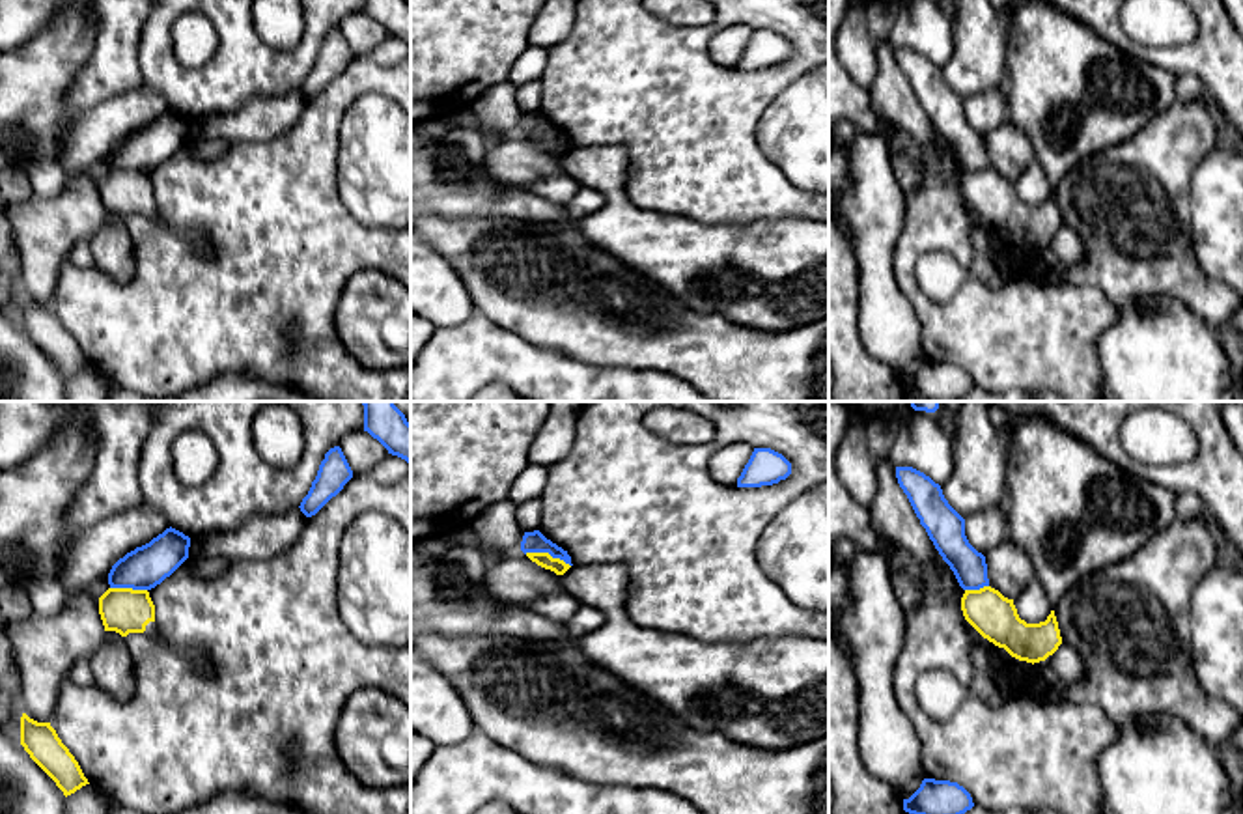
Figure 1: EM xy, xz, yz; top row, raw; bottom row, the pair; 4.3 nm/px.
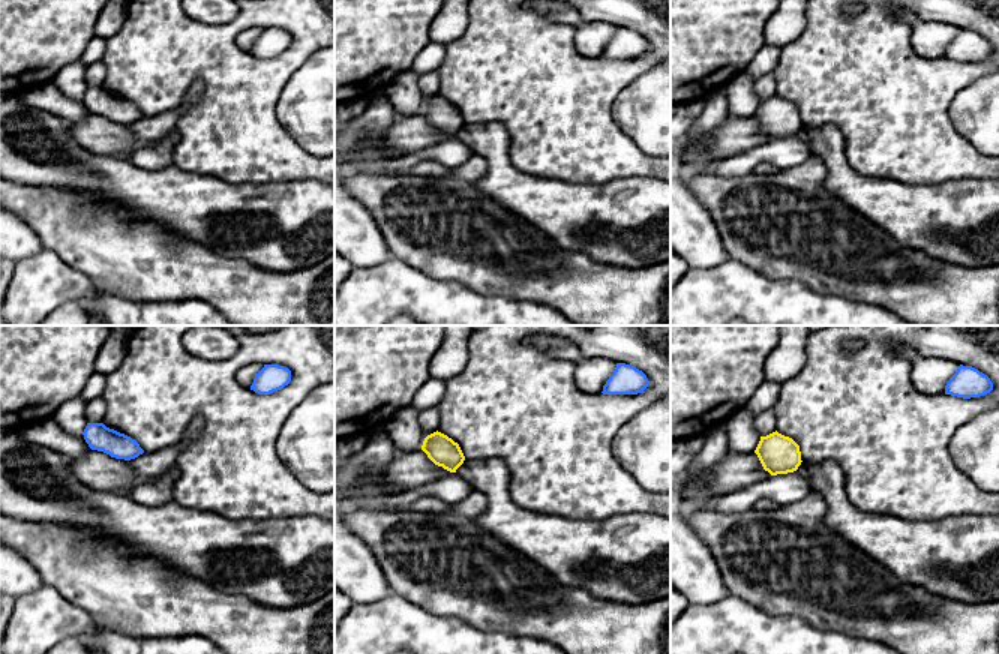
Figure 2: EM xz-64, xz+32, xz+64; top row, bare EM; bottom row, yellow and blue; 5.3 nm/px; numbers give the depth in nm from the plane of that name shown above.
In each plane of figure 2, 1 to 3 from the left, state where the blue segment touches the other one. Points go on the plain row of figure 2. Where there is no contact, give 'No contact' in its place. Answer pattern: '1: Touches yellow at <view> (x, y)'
1: No contact
2: No contact
3: No contact

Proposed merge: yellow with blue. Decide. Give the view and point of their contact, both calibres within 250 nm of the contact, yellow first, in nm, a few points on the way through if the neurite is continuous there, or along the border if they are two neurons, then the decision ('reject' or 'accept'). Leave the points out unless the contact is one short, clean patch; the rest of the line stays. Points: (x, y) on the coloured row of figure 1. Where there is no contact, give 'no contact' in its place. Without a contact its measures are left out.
meets yellow in xz at (547, 553); 70 nm thick on the yellow side, 100 nm on the other; reject

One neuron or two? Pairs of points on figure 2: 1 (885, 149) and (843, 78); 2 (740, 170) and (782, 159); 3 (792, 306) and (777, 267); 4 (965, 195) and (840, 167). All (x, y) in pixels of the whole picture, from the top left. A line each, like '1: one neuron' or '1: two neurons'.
1: one neuron
2: one neuron
3: two neurons
4: one neuron

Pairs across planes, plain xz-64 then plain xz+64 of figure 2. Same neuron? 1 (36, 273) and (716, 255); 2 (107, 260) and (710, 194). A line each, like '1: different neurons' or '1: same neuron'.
1: different neurons
2: same neuron

